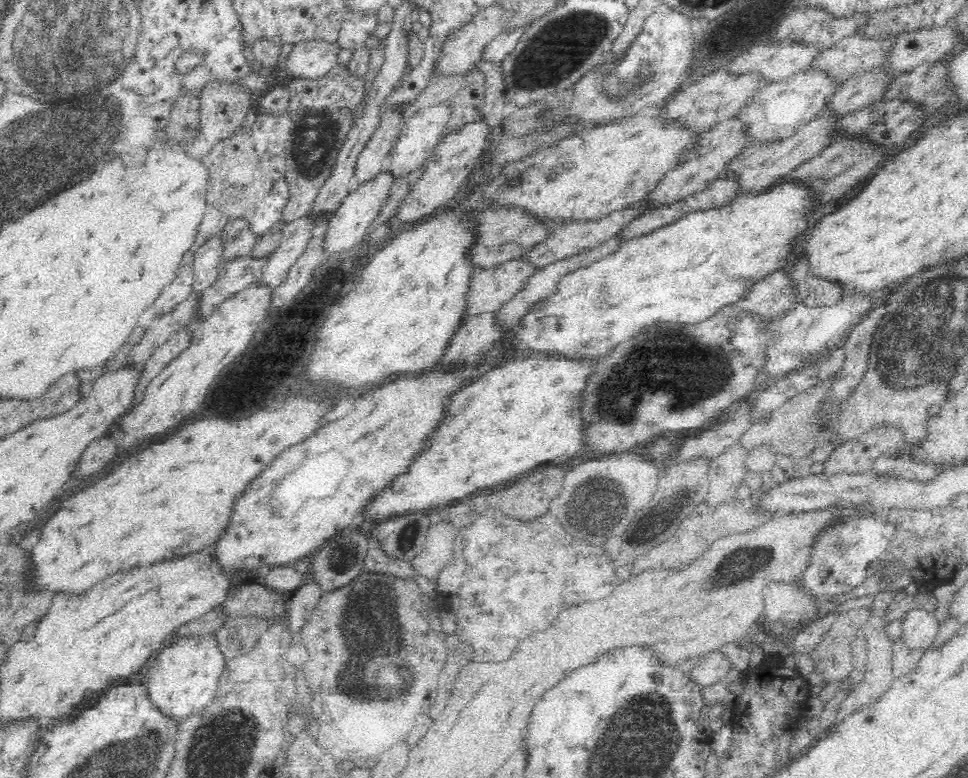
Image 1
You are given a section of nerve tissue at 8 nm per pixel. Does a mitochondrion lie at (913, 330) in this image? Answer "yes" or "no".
yes

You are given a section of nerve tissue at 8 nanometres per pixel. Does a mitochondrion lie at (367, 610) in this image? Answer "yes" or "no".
yes

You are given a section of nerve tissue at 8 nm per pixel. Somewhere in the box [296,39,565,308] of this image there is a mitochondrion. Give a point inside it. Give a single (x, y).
(515, 180)

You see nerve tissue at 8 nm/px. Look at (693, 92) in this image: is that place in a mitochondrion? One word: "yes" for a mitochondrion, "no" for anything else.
no

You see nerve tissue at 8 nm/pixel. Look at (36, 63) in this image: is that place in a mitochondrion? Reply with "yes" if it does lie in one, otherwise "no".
yes

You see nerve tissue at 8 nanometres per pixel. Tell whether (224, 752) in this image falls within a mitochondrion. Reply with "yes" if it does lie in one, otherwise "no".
yes

